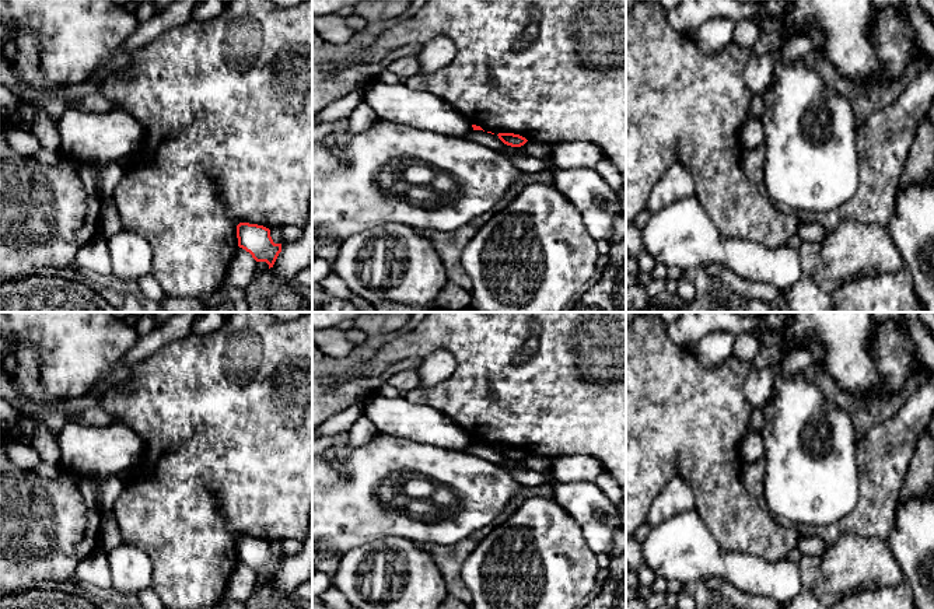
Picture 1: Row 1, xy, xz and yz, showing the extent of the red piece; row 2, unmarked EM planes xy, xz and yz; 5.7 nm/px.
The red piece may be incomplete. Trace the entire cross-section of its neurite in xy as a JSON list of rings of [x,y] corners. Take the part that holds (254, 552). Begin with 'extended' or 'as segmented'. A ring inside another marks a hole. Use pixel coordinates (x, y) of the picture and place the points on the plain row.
as segmented; [[[239,536],[237,539],[238,560],[252,568],[256,575],[266,575],[269,582],[273,581],[281,557],[274,557],[270,550],[270,543],[249,536]]]

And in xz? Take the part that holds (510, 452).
as segmented; [[[499,447],[497,449],[504,458],[511,461],[521,461],[528,455],[525,451],[514,447]]]

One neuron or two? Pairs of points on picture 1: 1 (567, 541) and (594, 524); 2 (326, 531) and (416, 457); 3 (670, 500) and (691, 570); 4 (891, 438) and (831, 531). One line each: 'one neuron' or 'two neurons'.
1: two neurons
2: one neuron
3: two neurons
4: one neuron

